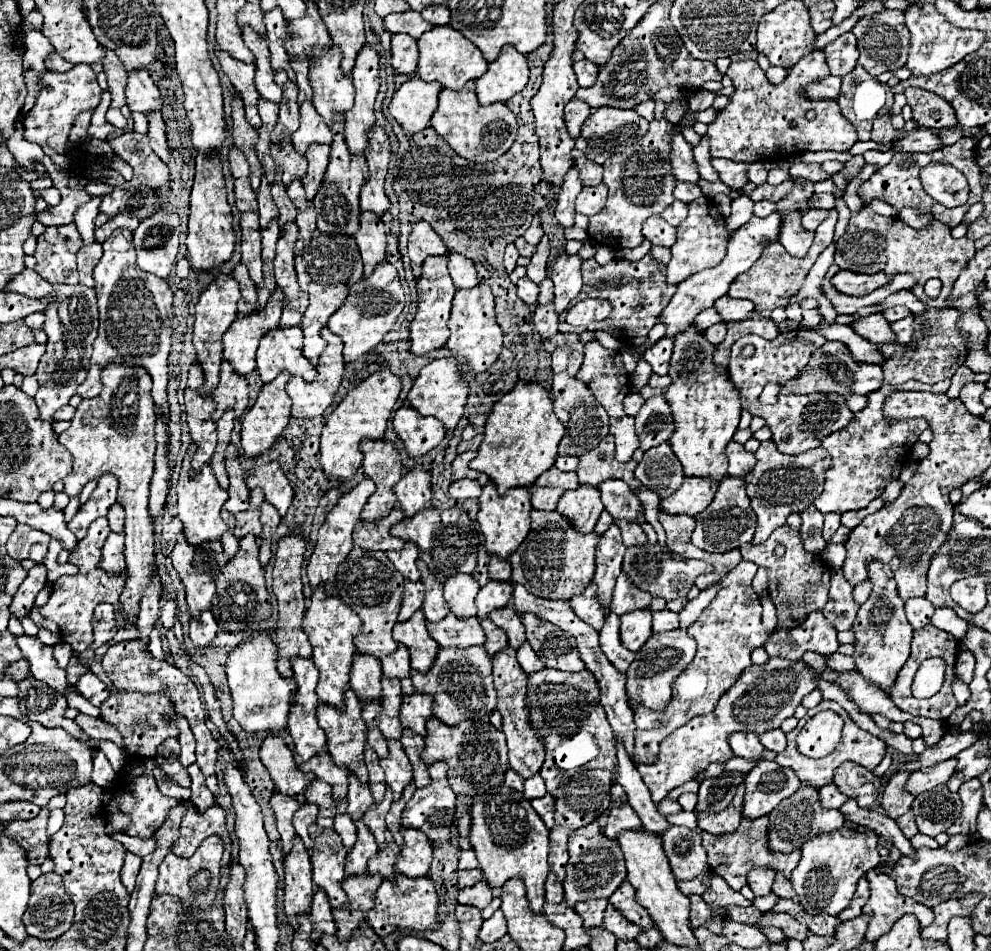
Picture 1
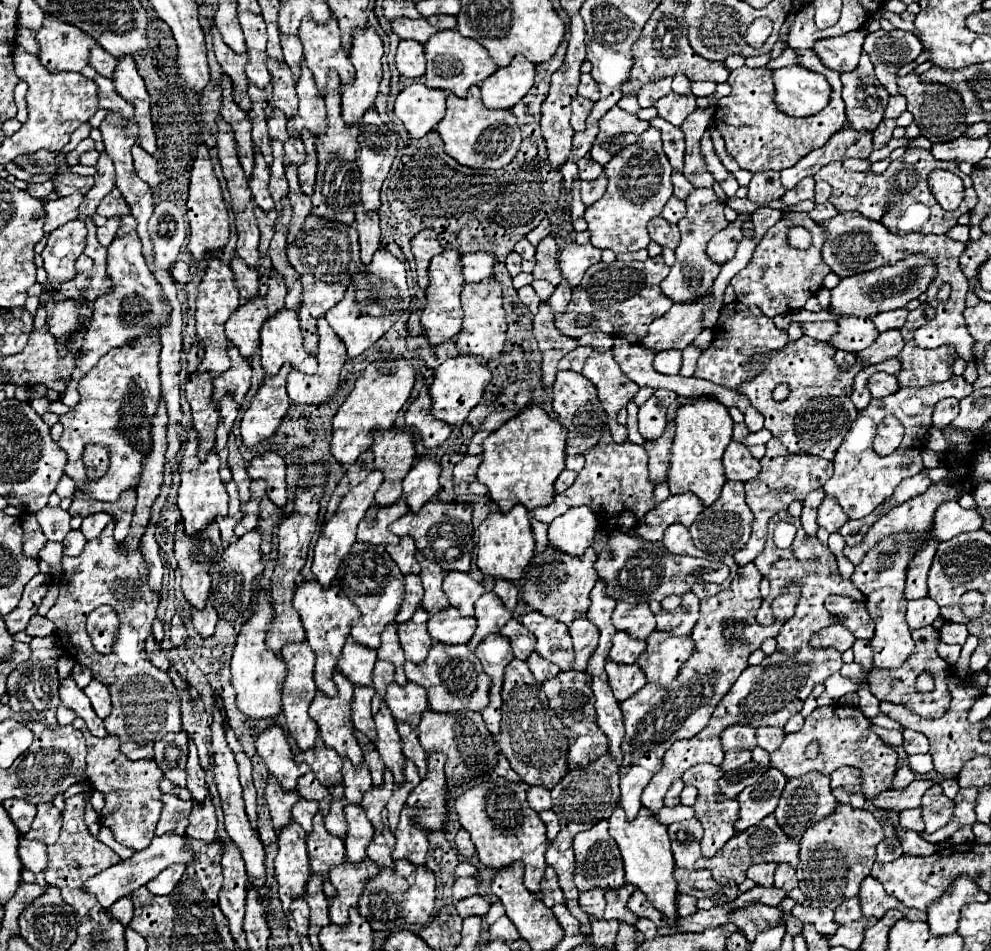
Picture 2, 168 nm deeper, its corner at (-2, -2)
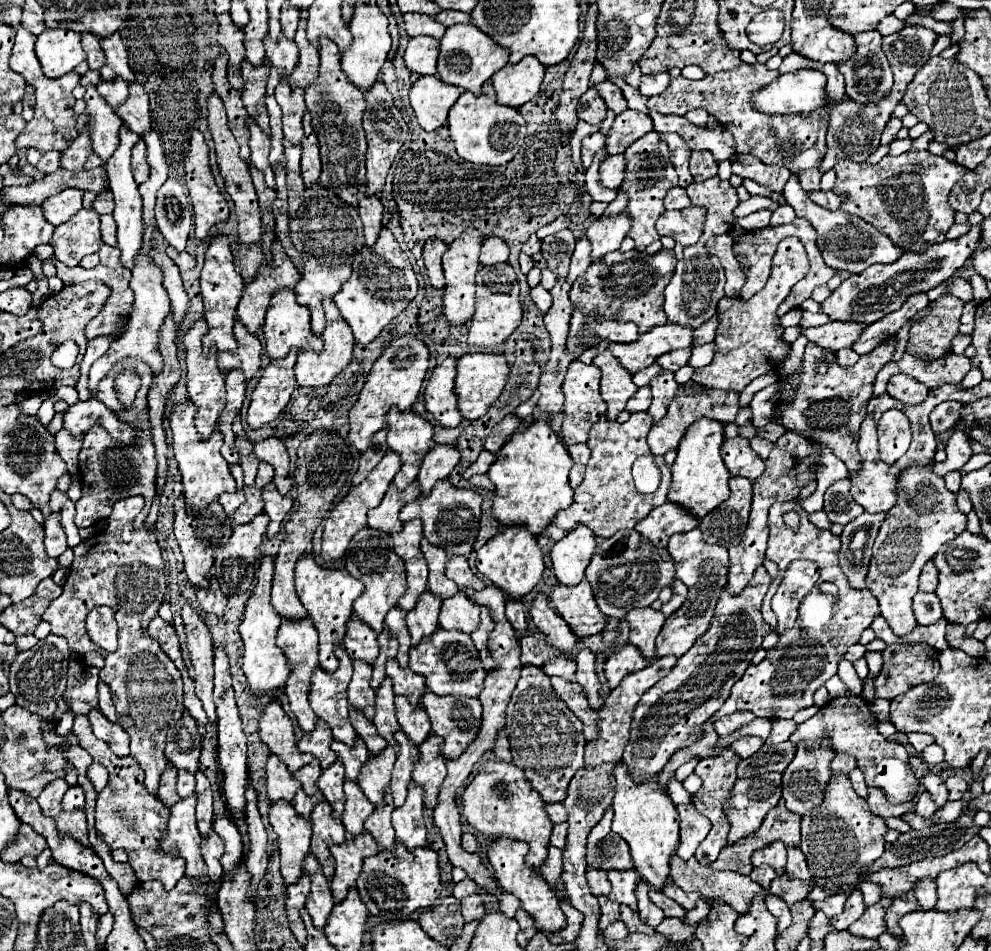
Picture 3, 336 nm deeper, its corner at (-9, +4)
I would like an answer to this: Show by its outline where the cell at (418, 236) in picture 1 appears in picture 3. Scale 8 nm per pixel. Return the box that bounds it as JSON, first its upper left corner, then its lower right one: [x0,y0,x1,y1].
[423,237,447,289]

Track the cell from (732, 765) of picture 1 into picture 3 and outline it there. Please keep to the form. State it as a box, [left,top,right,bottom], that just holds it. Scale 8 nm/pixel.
[767,719,797,745]

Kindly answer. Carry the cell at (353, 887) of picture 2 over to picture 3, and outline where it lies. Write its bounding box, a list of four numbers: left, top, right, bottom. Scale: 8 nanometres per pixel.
[331,833,379,901]

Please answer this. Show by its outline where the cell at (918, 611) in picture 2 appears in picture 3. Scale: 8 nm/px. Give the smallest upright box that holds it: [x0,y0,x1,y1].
[913,591,943,625]

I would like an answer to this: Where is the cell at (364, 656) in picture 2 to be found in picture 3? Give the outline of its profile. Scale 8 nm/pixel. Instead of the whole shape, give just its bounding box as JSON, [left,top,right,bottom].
[343,621,379,665]

